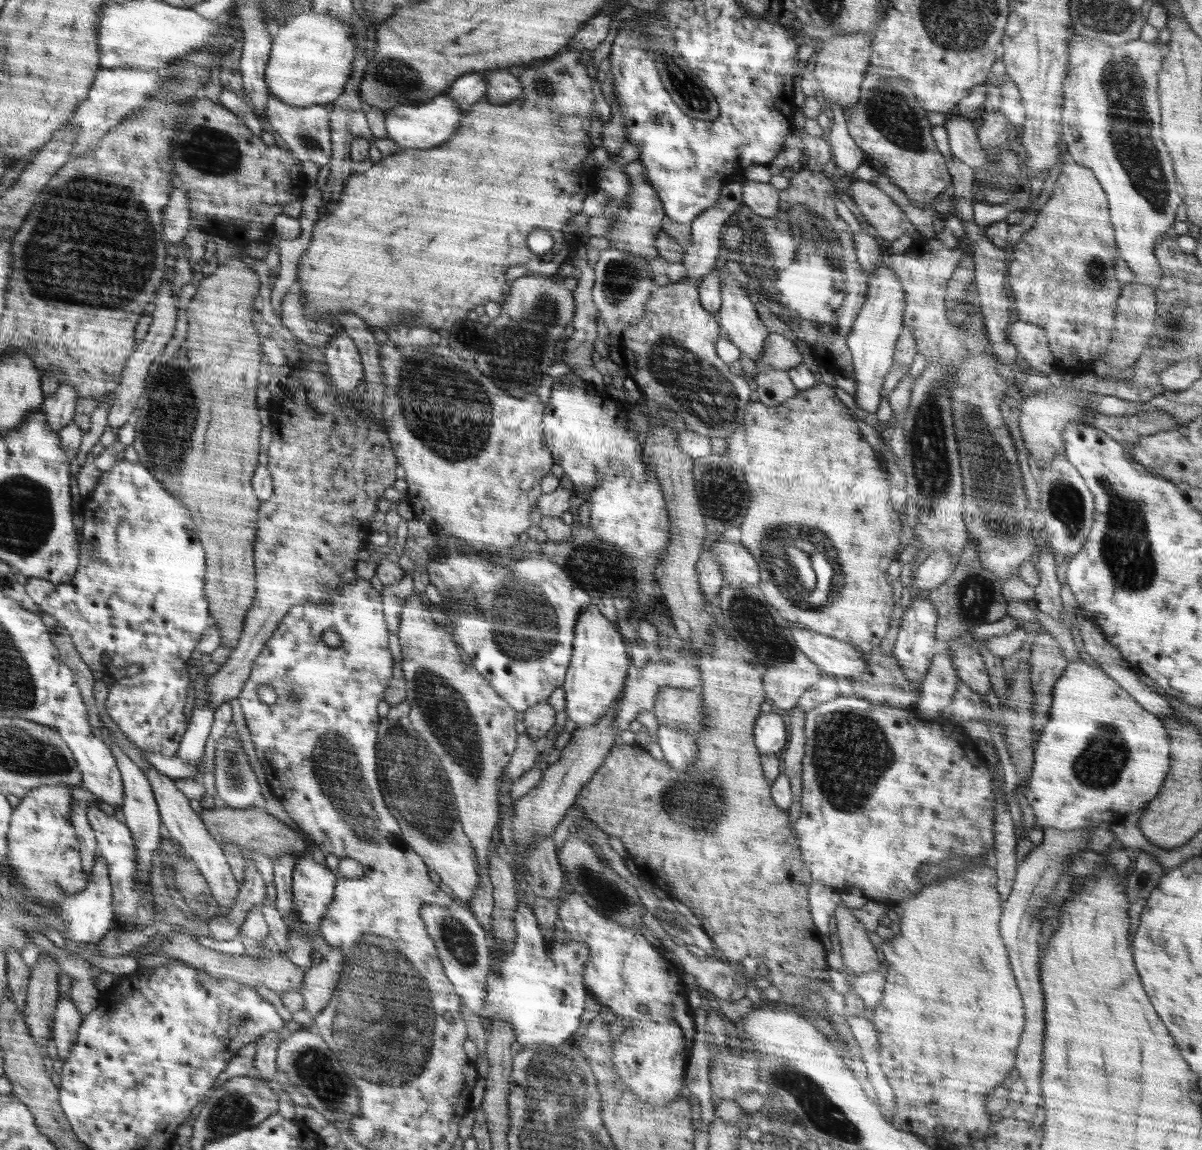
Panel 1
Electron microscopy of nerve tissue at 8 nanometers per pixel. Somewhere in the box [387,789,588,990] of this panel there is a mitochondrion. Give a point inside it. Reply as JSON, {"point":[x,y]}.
{"point":[457,938]}

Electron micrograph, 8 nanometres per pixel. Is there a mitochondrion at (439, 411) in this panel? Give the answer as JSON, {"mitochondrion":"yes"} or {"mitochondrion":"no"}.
{"mitochondrion":"yes"}

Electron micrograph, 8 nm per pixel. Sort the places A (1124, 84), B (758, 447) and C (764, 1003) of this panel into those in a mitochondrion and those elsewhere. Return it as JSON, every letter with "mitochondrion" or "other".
{"A":"mitochondrion","B":"other","C":"other"}

